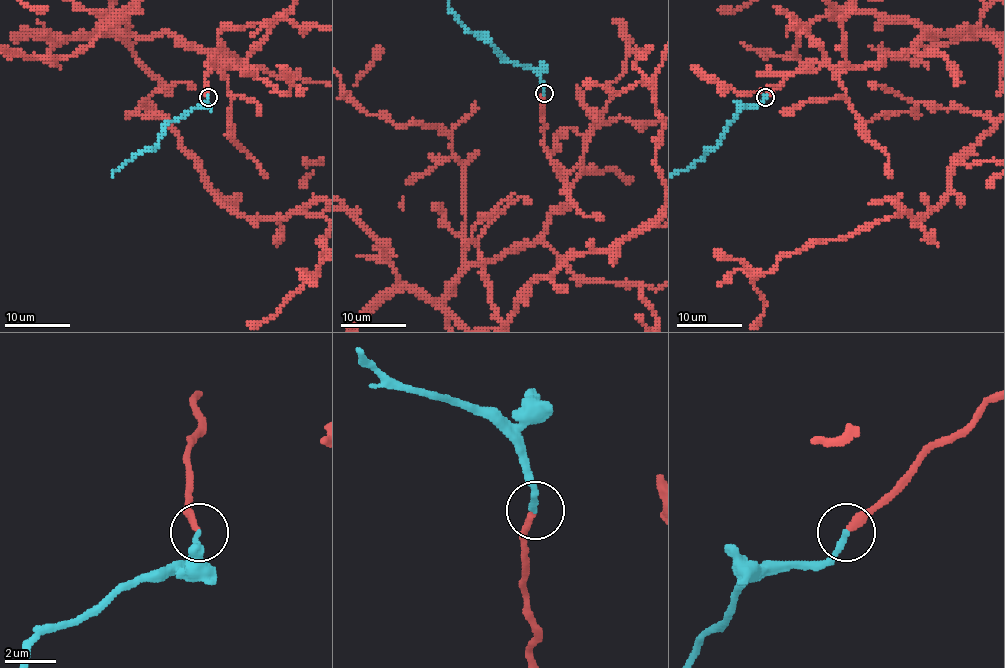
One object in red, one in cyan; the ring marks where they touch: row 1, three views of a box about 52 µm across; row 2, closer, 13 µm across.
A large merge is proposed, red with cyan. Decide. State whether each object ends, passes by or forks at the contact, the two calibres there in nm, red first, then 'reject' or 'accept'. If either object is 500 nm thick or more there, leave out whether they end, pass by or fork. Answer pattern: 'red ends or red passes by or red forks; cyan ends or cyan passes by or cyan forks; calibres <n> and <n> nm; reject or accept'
red ends; cyan ends; calibres 280 and 240 nm; accept

